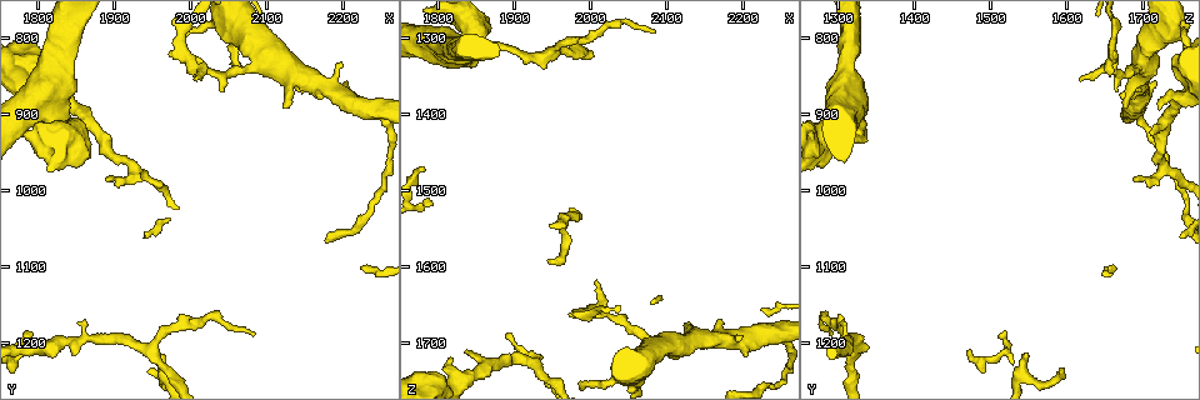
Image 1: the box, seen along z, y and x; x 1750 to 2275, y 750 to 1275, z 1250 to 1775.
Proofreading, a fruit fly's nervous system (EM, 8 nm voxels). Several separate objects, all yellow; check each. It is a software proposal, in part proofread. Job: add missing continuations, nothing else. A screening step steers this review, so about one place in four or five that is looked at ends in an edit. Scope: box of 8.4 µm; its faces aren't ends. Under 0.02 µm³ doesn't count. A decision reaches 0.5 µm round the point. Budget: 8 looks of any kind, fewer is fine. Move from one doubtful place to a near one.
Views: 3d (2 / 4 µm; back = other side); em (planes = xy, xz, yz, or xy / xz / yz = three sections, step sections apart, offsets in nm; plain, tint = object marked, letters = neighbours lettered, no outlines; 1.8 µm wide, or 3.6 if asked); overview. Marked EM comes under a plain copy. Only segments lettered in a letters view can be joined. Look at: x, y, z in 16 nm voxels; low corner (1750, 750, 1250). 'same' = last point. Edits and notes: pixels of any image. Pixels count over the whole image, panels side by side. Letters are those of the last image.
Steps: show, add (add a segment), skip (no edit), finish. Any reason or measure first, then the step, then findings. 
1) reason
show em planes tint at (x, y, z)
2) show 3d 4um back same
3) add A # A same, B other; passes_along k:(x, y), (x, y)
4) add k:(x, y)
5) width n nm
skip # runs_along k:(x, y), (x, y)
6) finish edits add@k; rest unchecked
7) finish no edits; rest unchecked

stops while still wide
show em xz step 4 tint at (2195, 835, 1695)

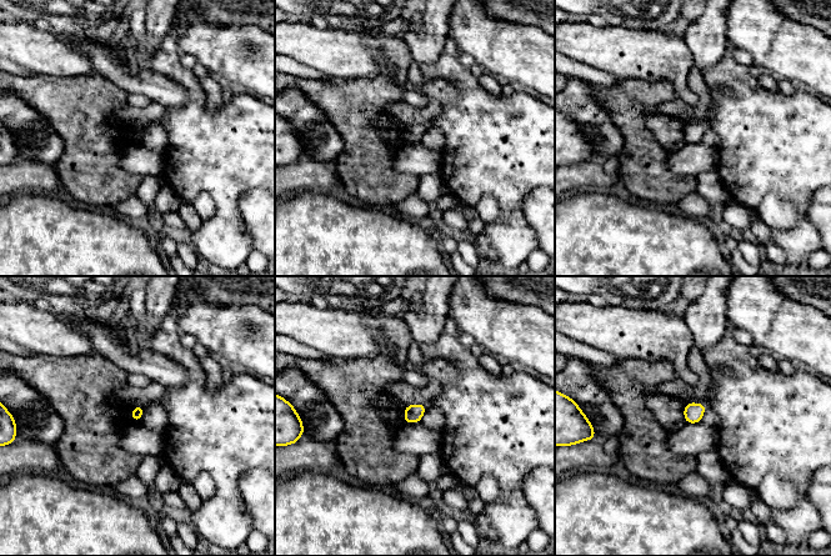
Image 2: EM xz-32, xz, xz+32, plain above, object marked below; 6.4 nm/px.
show em planes letters same

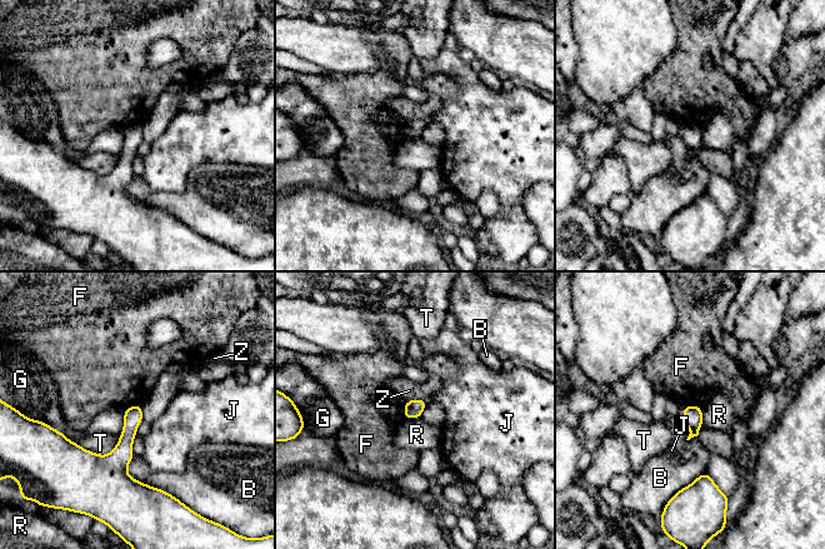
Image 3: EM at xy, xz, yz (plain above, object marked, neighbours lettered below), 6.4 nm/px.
longest_contact B 320 nm
skip # B other, F other, G other, J other, R other, T other, Z other; no lettered segment goes on from it

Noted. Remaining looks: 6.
an open end
show 3d 2um at (1820, 885, 1725)

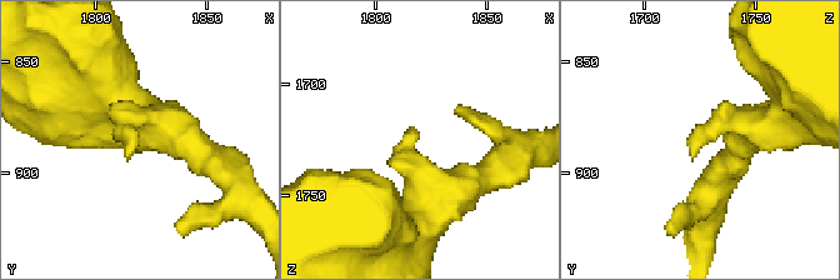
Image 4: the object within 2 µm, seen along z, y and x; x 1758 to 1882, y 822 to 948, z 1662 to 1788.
now the EM
show em 3.6um xz step 8 tint at (1818, 889, 1722)

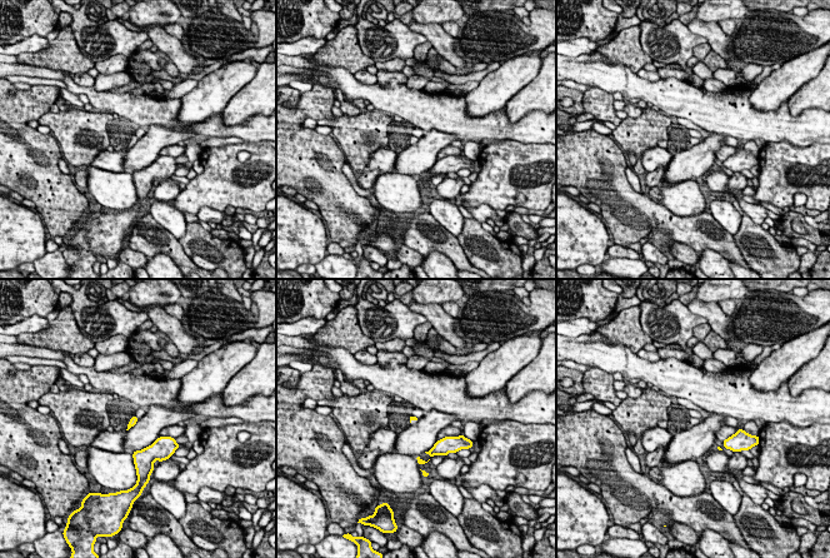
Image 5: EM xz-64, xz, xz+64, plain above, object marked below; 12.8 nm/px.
cut it another way
show em 3.6um planes letters same

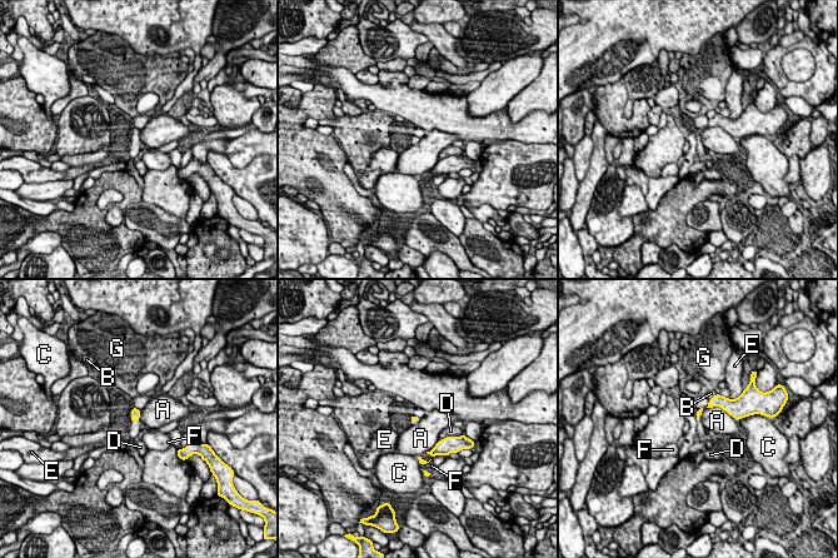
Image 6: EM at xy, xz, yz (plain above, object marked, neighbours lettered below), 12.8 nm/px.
skip # A other, B other, C other, D other, E other, F other, G other; border 6:(707, 407), (721, 407), (737, 419); none of them fits

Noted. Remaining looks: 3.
an open end
show 3d 2um at (1860, 1170, 1305)

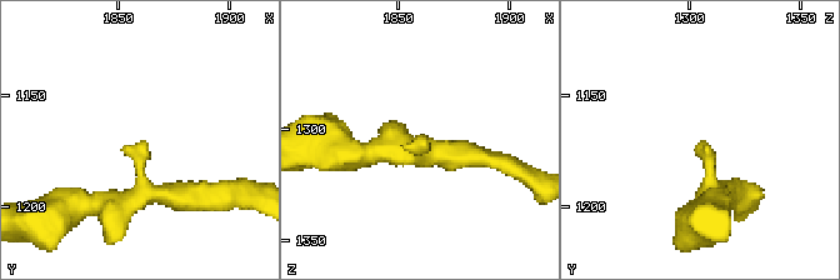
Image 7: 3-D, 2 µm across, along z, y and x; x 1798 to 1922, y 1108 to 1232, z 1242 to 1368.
arm_widths 160, 220 nm
show em planes letters at (1863, 1173, 1306)

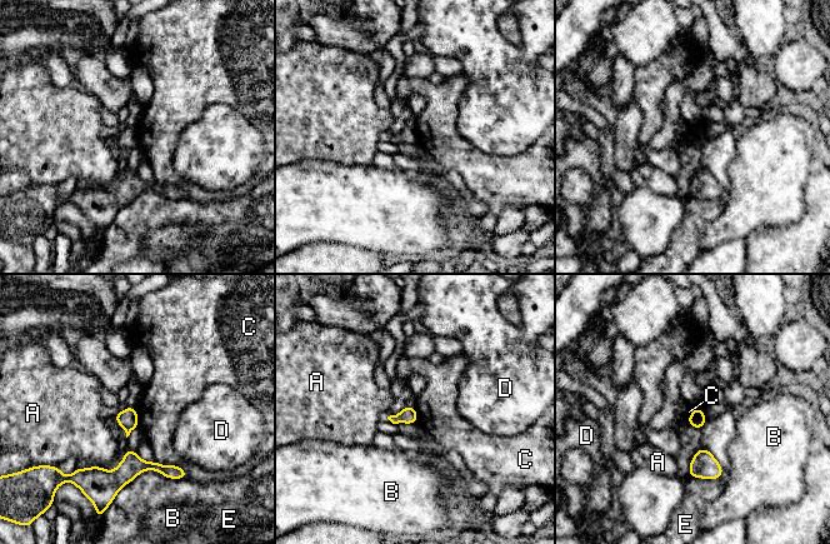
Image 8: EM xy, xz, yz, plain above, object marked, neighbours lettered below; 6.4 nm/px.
skip # A other, B other, C other, D other, E other; border 8:(155, 459), (178, 464), (188, 477); no lettered segment goes on from it

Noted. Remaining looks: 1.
finish no edits; rest unchecked

